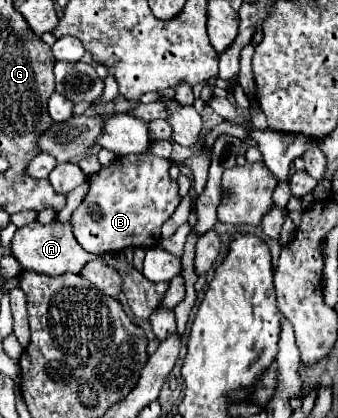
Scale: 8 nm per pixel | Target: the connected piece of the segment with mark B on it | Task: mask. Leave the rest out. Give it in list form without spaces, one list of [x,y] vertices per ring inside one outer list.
[[[149,153],[117,157],[109,167],[89,177],[89,195],[73,211],[71,225],[77,243],[89,253],[117,253],[125,247],[155,247],[163,223],[173,215],[181,197],[169,175],[171,161]]]

